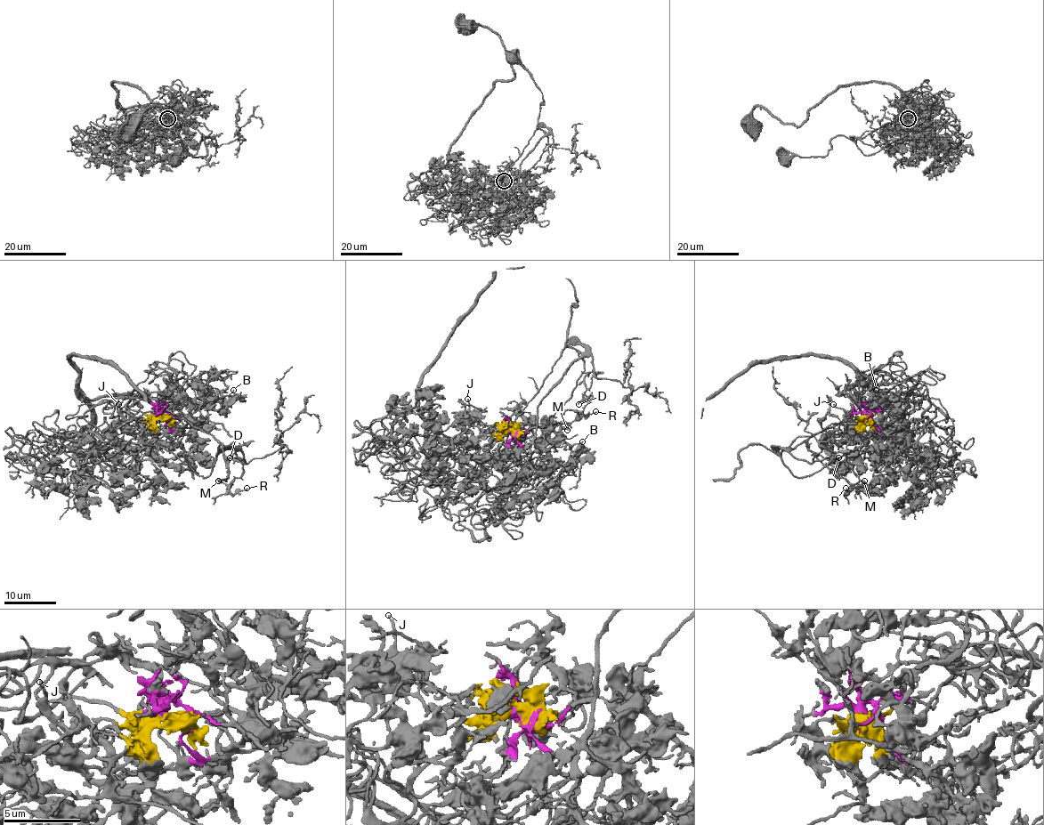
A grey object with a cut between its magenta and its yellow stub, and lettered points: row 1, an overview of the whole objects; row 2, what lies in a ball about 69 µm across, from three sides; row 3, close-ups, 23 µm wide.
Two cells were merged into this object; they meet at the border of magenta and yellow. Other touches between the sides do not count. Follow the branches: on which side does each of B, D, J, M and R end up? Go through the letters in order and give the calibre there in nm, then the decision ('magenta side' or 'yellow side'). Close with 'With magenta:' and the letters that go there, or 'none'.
B: 130 nm | magenta side
D: 190 nm | magenta side
J: 160 nm | yellow side
M: 200 nm | magenta side
R: 140 nm | magenta side
With magenta: B, D, M, R

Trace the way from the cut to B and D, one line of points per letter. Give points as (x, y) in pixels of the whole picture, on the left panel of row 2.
B: (162, 416), (190, 422), (228, 448), (236, 436), (220, 424), (210, 422), (199, 408), (233, 390)
D: (162, 416), (175, 416), (208, 432), (225, 448), (242, 451), (243, 462), (237, 456), (230, 458)

